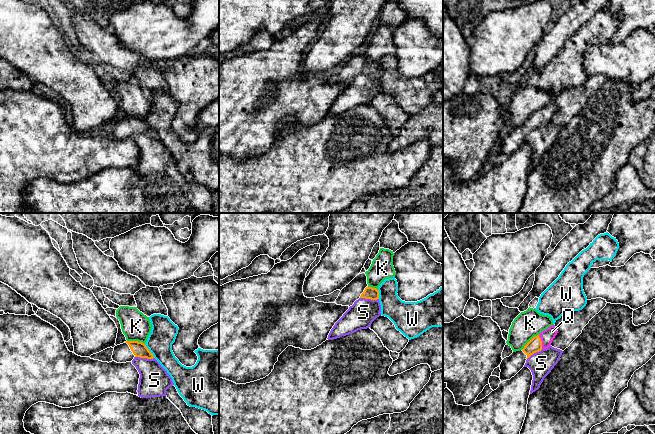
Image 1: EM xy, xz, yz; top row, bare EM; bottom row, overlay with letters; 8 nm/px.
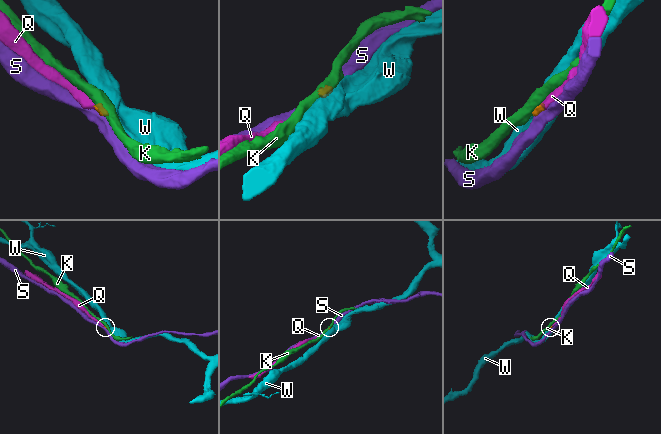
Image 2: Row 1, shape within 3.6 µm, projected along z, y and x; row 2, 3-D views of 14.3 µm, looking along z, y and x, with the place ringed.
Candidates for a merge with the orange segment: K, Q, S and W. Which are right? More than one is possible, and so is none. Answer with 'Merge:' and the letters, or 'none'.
Merge: Q

